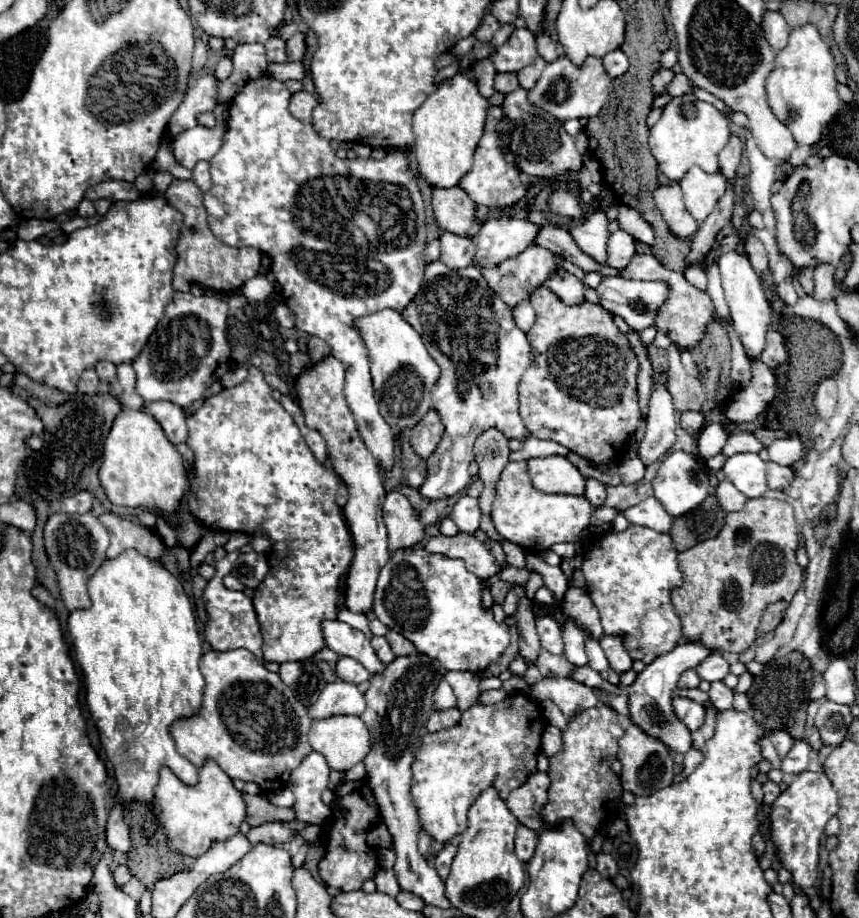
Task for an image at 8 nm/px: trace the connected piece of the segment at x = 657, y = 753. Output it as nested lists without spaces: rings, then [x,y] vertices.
[[[631,725],[625,735],[619,741],[619,753],[617,759],[623,765],[623,773],[621,773],[621,785],[625,791],[633,793],[633,795],[653,795],[665,787],[671,785],[673,777],[675,777],[675,769],[673,769],[673,757],[667,749],[667,745],[663,745],[659,739],[647,735],[641,727]]]

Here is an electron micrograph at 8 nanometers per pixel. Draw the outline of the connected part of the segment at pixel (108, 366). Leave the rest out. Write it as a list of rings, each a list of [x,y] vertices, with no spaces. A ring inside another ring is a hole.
[[[99,361],[99,363],[95,365],[95,371],[97,371],[99,379],[107,379],[111,385],[115,385],[115,381],[117,381],[117,371],[115,371],[115,365],[113,365],[113,363],[109,363],[109,361]]]

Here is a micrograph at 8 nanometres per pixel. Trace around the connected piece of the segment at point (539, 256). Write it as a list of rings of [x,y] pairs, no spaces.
[[[529,245],[529,249],[525,249],[523,253],[519,253],[517,257],[511,257],[495,267],[479,267],[481,275],[485,277],[485,281],[489,283],[489,287],[509,305],[515,307],[519,301],[527,299],[543,281],[545,277],[549,277],[551,271],[555,271],[555,255],[539,245]]]

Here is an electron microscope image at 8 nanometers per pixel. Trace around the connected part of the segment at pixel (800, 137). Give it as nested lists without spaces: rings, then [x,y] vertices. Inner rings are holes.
[[[813,23],[791,29],[789,43],[775,55],[775,69],[769,73],[765,89],[773,115],[789,127],[797,145],[815,145],[823,127],[839,111],[841,99],[837,95],[835,69],[833,51]]]

